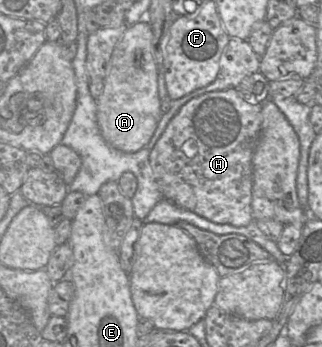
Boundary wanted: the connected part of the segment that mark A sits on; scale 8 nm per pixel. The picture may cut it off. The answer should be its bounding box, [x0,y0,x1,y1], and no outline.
[96,21,161,153]

